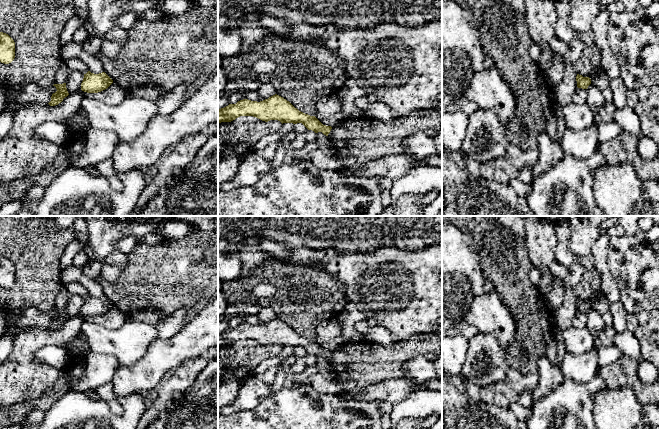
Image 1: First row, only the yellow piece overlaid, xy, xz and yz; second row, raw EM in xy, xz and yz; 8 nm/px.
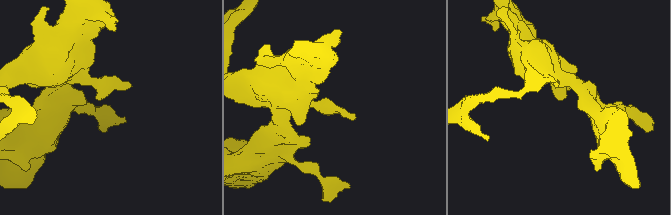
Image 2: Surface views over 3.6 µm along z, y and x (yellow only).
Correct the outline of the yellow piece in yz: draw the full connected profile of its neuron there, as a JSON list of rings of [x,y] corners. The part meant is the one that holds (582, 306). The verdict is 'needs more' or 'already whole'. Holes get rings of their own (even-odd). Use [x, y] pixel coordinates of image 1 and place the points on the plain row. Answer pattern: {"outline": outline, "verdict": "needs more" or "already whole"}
{"outline": [[[577,298],[576,300],[577,311],[582,313],[587,313],[591,308],[591,303],[589,301],[583,301],[582,299]]], "verdict": "already whole"}

